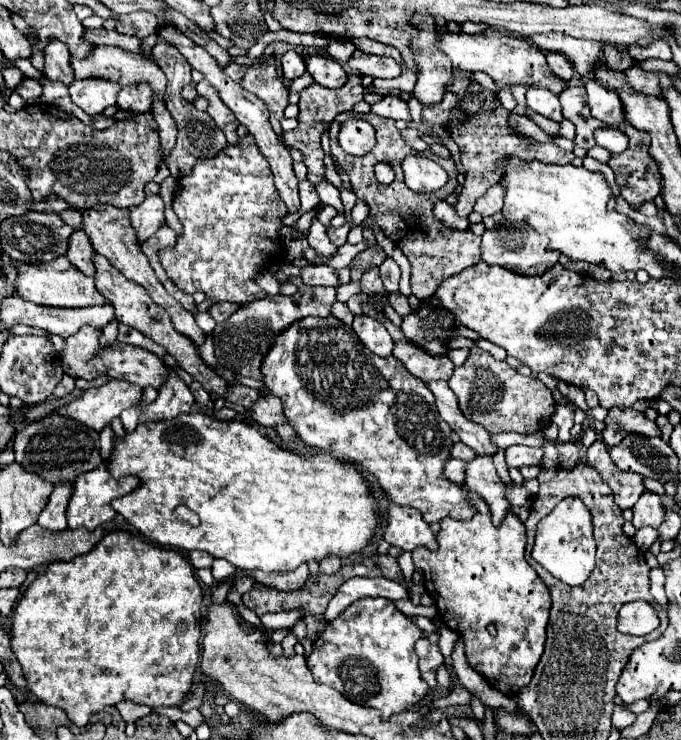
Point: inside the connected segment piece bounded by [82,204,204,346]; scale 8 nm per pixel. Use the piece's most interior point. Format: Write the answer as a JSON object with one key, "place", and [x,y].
{"place":[108,227]}

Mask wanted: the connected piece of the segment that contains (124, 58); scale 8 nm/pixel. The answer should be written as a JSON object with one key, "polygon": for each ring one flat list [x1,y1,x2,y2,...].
{"polygon":[[94,46,92,52,86,58,70,56,70,66,74,70,76,80,82,80,82,78,106,78,106,80,118,82,120,86,134,84,134,82,148,82,152,92,158,94,160,98,164,98,164,88,166,88,164,72,150,58,144,58,140,54,128,52,128,50,122,50,122,48,114,48,114,46]]}

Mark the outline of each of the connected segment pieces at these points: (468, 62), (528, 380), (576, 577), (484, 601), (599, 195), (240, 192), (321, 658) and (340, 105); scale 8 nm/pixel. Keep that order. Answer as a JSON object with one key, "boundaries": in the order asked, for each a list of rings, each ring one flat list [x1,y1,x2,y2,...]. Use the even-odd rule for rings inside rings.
{"boundaries":[[[484,30,478,34,464,34,464,32,442,32,440,38,436,40,436,48,440,52,444,52,452,66,460,72,476,72,482,70,486,72,496,84,500,86,534,86,534,88,548,88,554,94,560,94,562,90,568,88,568,84,564,80,558,80,548,68,546,68,546,56,544,52,540,52,538,48,534,48,532,44,514,38,514,36,506,36,502,32,492,32,492,30]],[[478,346,470,348,468,360,454,370,448,384,458,396,462,414,484,426,490,434,540,432,546,428,546,424,550,424,556,410,556,400,552,398,552,392,538,378,518,374,506,362,496,362,488,352]],[[566,498,554,506,554,510,538,522,536,542,532,558,546,568,554,578,570,586,580,586,594,570,596,544,592,538,592,520,588,508,578,498],[582,516,582,518,578,518]],[[470,494,468,500,476,508,474,518,440,520,440,532,436,534,438,550,432,552,424,546,418,546,416,550,412,550,412,558,414,558,416,570,422,572,426,592,434,598,440,618,448,628,456,630,458,636,462,636,466,644,468,664,478,674,482,674,488,682,494,682,490,684,492,688,508,696,516,696,518,690,530,682,534,668,544,652,546,624,548,624,548,612,550,612,550,592,524,558,526,528,520,522,520,518,514,512,506,512,502,524,494,526,488,504,478,494],[490,622,496,624,496,630,498,630,496,636,490,636,486,630]],[[502,158,496,162,502,172,498,184,506,190,502,214,508,222,526,222,538,234,550,238,550,248,572,260,604,264,614,274,624,270,646,270,652,278,662,278,664,272,656,254,644,244,640,246,640,228,634,220,616,210,608,212,606,204,612,196,604,176,582,166,556,166,544,162,524,162,520,158]],[[246,136,238,144,228,144,214,158,196,160,192,172,178,178,174,212,182,222,182,234,178,234,174,246,160,248,158,258,166,276,182,292,204,292,206,298,216,302,232,302,238,306,246,306,252,300,268,296,256,284,256,276,270,272,270,268,284,258,286,248,280,236,280,228,284,226,282,218,288,214,288,210,278,196,274,176,270,176,270,166,266,164,262,152,258,152,254,138,250,140,250,136]],[[360,598,328,622,328,630,314,642,314,650,308,656,308,668,318,684,342,692,356,704,378,708,382,718,390,718,418,704,428,692,414,650,416,640,422,636,424,632,412,618,398,612,394,602,386,598]],[[348,74,348,80,340,88,324,88,320,84,310,84,300,92,300,114,298,114,298,128,292,132,282,134,282,144,288,148,296,148,304,156,304,164,308,168,308,180,316,186,318,182,326,180,326,166,324,166,324,150,320,144,320,136,326,132,328,124,334,120,334,114,348,112,356,102,364,98,364,86,362,86,362,74]]]}

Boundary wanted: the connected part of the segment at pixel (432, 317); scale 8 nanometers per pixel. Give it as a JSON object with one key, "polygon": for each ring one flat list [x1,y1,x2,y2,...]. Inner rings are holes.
{"polygon":[[420,302,418,310,402,316,400,330,414,346,430,356,446,356,448,342,456,334,456,316,436,302]]}

